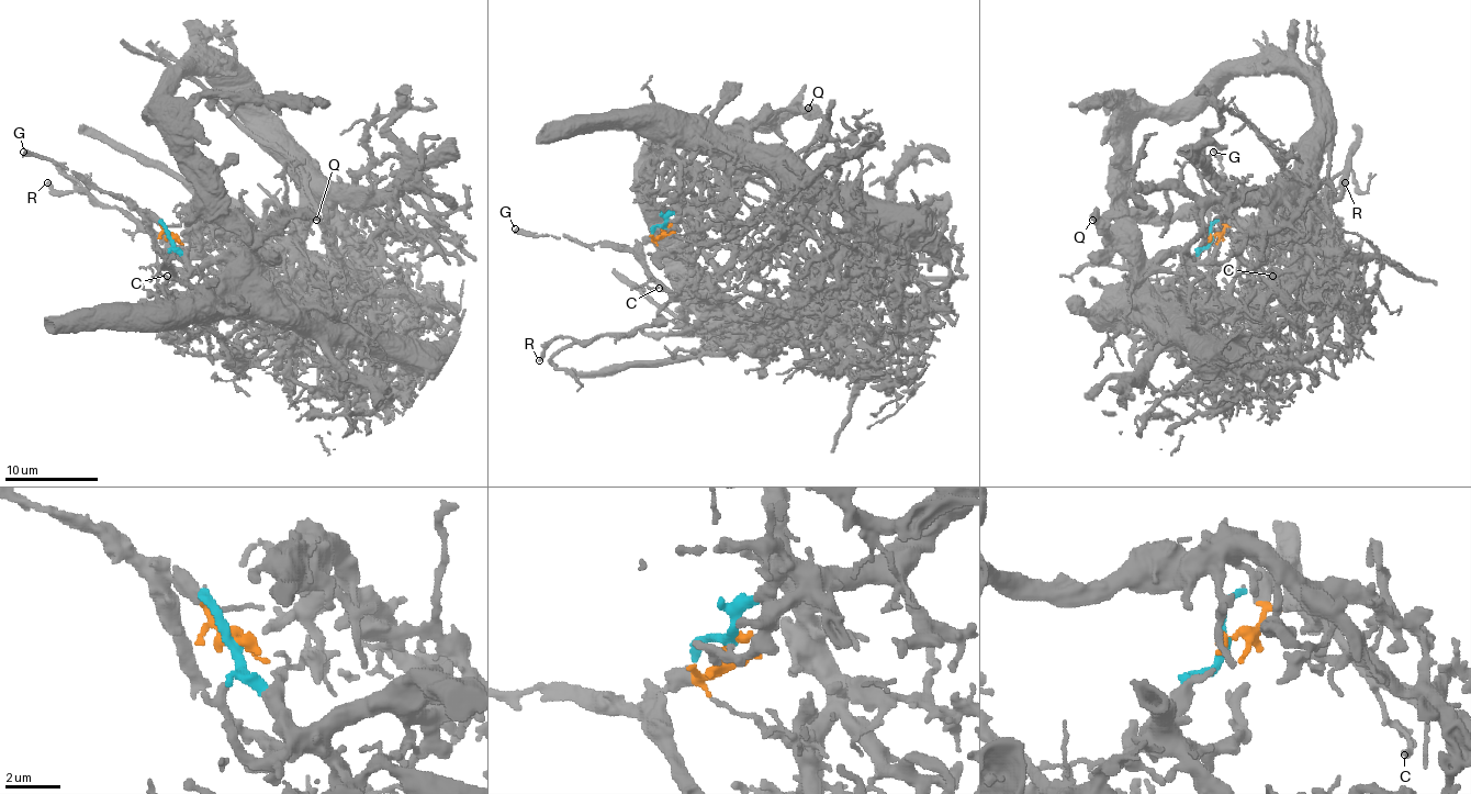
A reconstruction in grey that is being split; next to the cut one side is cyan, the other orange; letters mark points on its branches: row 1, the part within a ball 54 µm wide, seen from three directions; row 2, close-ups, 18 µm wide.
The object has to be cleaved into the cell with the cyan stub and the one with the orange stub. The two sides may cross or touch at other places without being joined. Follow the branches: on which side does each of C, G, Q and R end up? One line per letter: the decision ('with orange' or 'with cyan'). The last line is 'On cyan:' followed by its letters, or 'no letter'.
C: with orange
G: with orange
Q: with cyan
R: with orange
On cyan: Q

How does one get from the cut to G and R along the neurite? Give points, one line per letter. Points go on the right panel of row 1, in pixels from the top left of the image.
G: (1211, 236), (1222, 230), (1230, 217), (1232, 199), (1220, 159), (1213, 153)
R: (1211, 236), (1227, 220), (1278, 255), (1302, 246), (1311, 236), (1325, 203), (1323, 192), (1346, 182)

